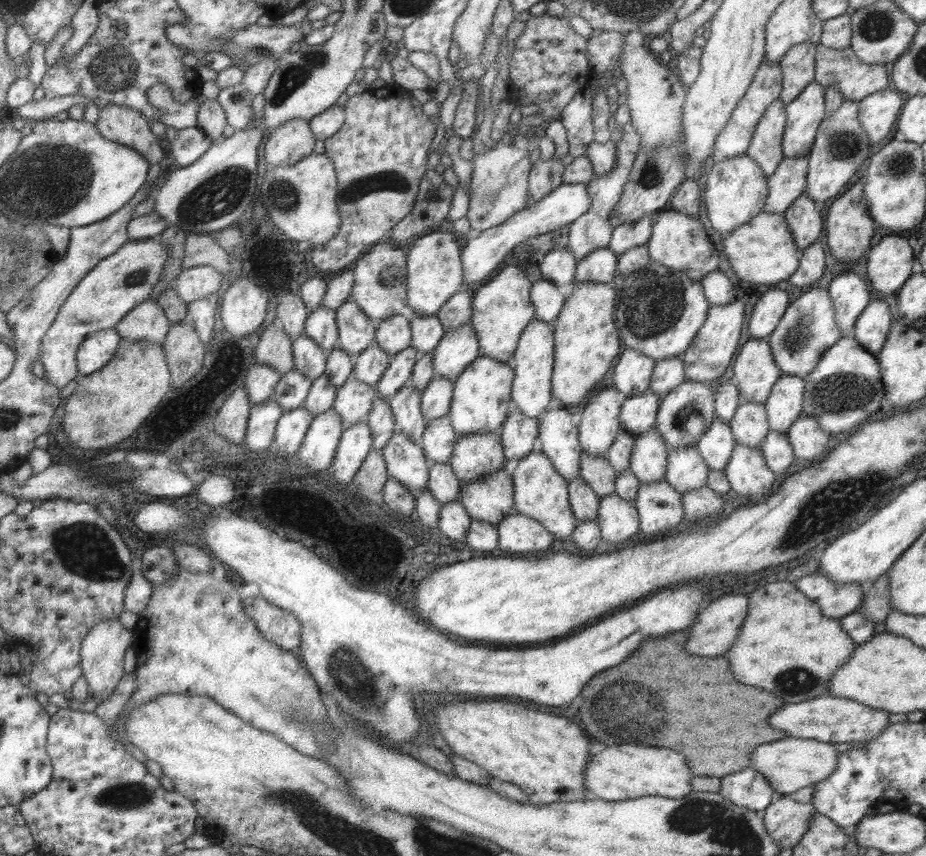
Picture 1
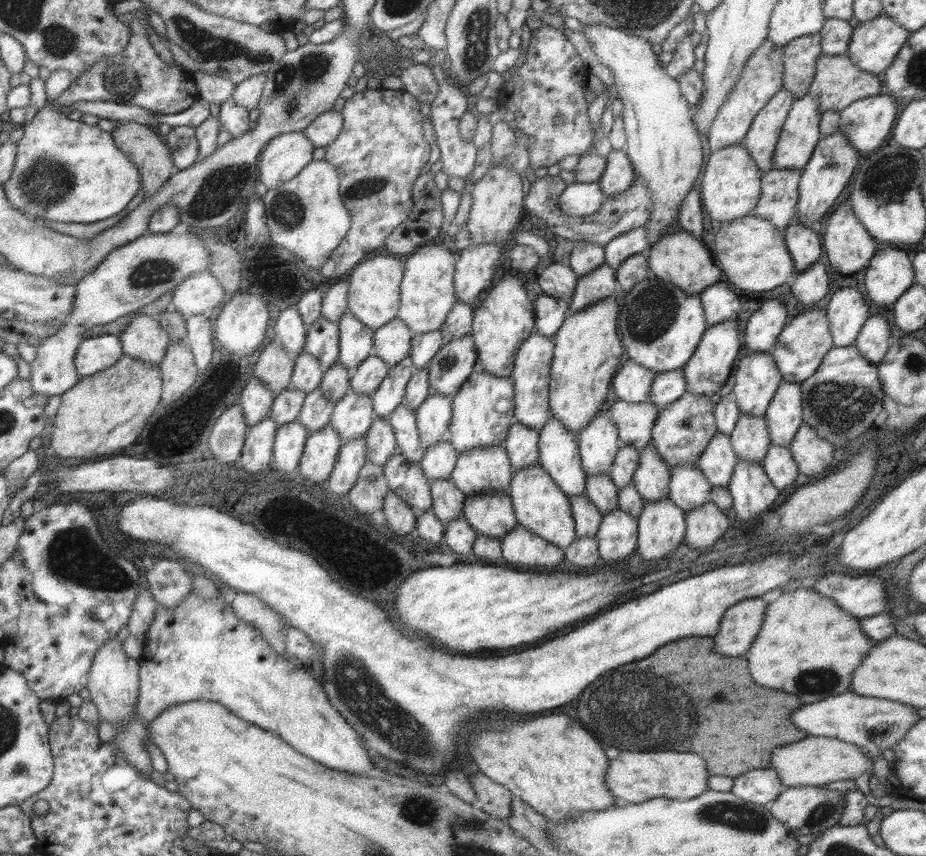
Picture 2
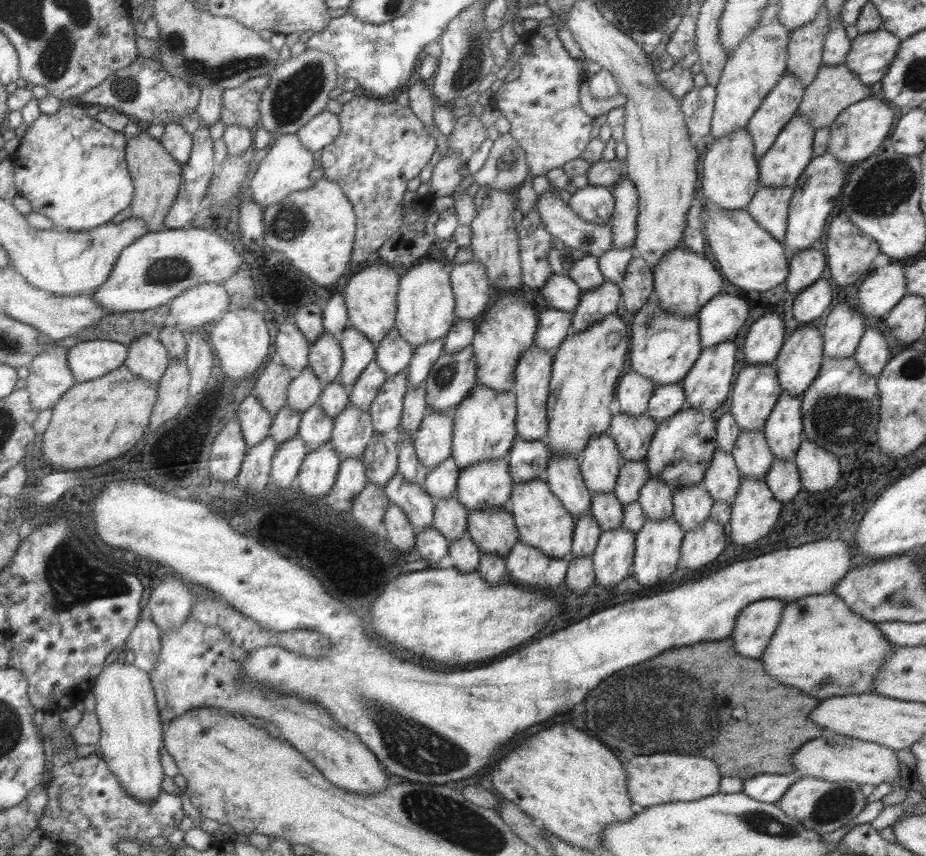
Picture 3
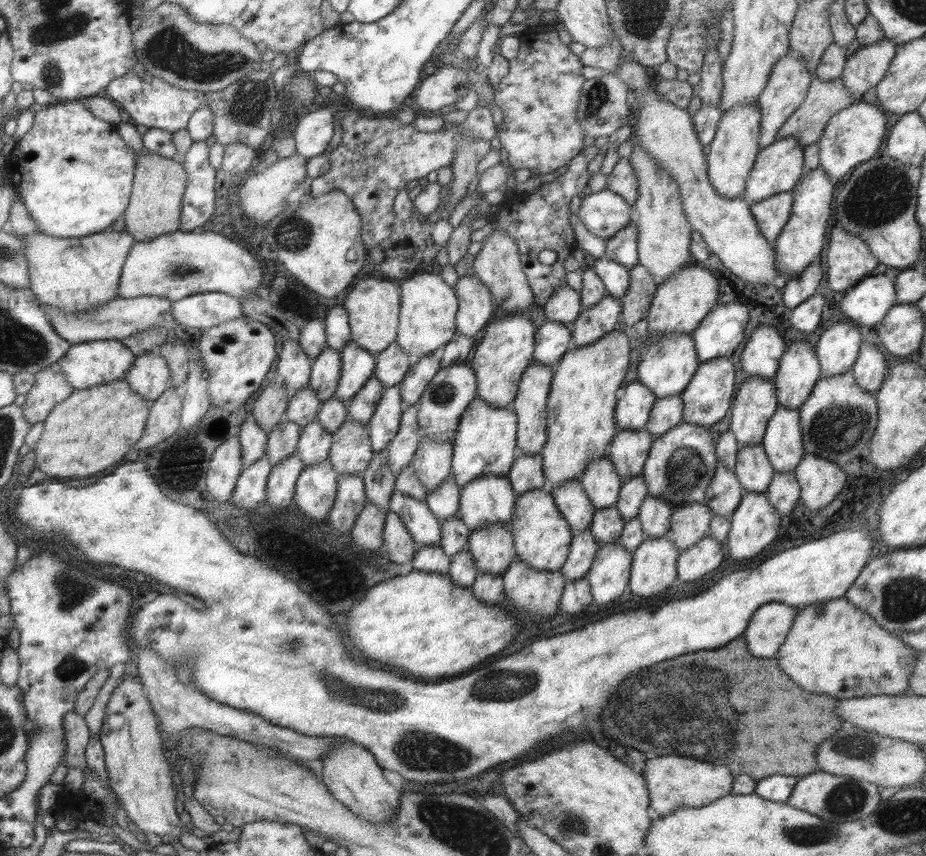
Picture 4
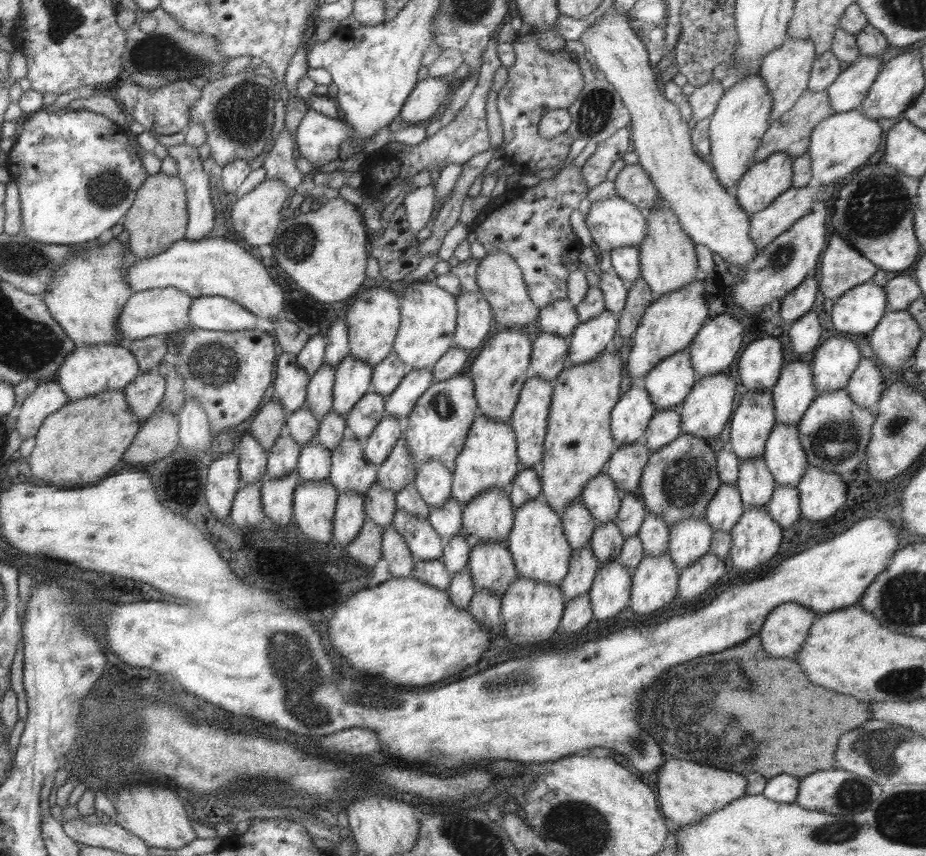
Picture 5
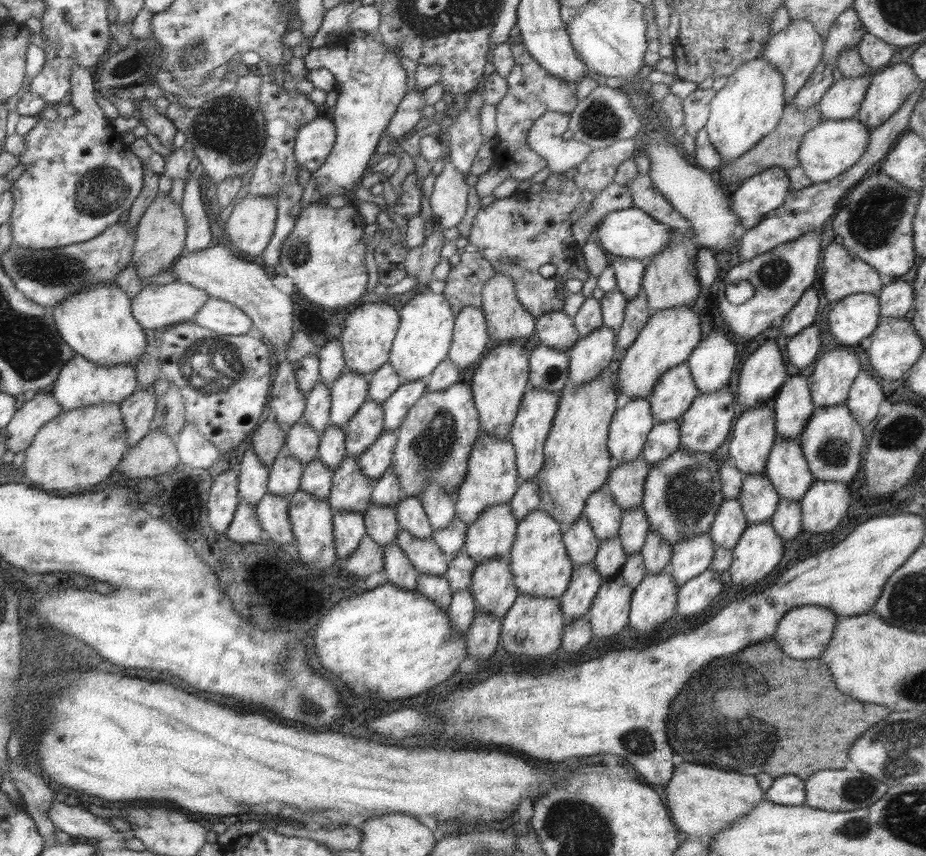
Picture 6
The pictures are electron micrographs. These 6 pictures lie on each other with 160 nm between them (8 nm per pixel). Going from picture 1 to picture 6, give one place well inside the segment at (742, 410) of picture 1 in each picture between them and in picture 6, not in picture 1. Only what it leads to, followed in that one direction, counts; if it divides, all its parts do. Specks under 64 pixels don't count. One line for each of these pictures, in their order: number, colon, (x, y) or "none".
2: (749, 438)
3: (752, 456)
4: (754, 472)
5: (755, 483)
6: (758, 500)

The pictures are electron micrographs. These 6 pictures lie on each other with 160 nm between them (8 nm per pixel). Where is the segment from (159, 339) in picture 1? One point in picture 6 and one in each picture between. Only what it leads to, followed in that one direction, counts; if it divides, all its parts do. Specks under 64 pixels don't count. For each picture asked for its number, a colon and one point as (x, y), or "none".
2: (142, 338)
3: (146, 357)
4: (148, 375)
5: (143, 394)
6: (137, 409)

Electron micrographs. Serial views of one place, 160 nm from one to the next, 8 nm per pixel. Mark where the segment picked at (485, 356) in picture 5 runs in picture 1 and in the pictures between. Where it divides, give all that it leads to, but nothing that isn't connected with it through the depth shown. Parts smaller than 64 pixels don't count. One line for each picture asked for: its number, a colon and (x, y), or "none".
1: (501, 308)
2: (505, 317)
3: (508, 328)
4: (506, 347)

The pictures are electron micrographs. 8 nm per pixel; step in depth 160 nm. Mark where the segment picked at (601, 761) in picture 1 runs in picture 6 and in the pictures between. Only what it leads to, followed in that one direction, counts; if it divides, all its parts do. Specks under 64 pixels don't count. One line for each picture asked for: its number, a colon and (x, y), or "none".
2: (637, 776)
3: (650, 780)
4: (671, 782)
5: (686, 792)
6: (701, 801)

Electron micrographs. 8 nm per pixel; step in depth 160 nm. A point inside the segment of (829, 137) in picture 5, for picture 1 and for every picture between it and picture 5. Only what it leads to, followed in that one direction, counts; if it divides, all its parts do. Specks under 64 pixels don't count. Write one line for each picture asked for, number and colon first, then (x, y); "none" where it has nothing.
1: (877, 112)
2: (866, 122)
3: (857, 131)
4: (852, 135)

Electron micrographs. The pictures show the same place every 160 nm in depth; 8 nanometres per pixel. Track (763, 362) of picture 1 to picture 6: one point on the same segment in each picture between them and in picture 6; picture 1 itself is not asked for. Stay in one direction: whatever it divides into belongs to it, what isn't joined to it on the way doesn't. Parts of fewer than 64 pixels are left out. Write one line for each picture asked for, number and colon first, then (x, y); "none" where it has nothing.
2: (756, 377)
3: (756, 388)
4: (755, 400)
5: (751, 421)
6: (753, 433)

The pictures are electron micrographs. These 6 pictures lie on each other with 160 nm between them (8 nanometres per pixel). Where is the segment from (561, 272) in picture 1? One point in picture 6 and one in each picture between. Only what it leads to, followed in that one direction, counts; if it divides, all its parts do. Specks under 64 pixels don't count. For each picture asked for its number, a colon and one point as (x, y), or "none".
2: (558, 280)
3: (560, 292)
4: (563, 305)
5: (559, 317)
6: (555, 329)

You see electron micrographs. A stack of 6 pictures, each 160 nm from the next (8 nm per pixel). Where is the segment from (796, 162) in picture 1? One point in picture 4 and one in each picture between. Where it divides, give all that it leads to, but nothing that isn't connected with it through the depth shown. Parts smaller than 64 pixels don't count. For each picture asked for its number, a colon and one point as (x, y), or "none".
2: (777, 203)
3: (769, 205)
4: (771, 213)

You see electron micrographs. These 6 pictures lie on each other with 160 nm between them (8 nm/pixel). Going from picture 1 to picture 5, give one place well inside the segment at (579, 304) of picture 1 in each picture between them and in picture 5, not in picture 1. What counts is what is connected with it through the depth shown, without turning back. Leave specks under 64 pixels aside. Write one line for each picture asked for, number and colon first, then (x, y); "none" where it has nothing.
2: (586, 351)
3: (585, 370)
4: (580, 404)
5: (578, 442)

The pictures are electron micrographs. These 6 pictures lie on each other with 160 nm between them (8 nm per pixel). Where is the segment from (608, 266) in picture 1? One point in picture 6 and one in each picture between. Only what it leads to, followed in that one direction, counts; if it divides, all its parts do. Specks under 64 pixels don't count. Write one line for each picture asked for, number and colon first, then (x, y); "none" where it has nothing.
2: (599, 283)
3: (594, 304)
4: (592, 322)
5: (589, 338)
6: (590, 354)

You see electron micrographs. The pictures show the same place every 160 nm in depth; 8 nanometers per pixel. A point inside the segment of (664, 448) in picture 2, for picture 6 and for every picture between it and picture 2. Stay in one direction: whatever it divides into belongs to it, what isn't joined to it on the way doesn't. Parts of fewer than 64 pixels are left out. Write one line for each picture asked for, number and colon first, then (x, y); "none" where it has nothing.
3: (680, 449)
4: (681, 461)
5: (678, 481)
6: (681, 494)

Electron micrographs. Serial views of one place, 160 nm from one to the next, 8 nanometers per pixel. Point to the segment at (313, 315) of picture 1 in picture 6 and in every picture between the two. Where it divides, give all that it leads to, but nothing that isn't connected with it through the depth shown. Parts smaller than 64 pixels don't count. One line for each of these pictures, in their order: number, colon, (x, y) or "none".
2: (322, 334)
3: (324, 354)
4: (325, 368)
5: (319, 387)
6: (316, 413)

